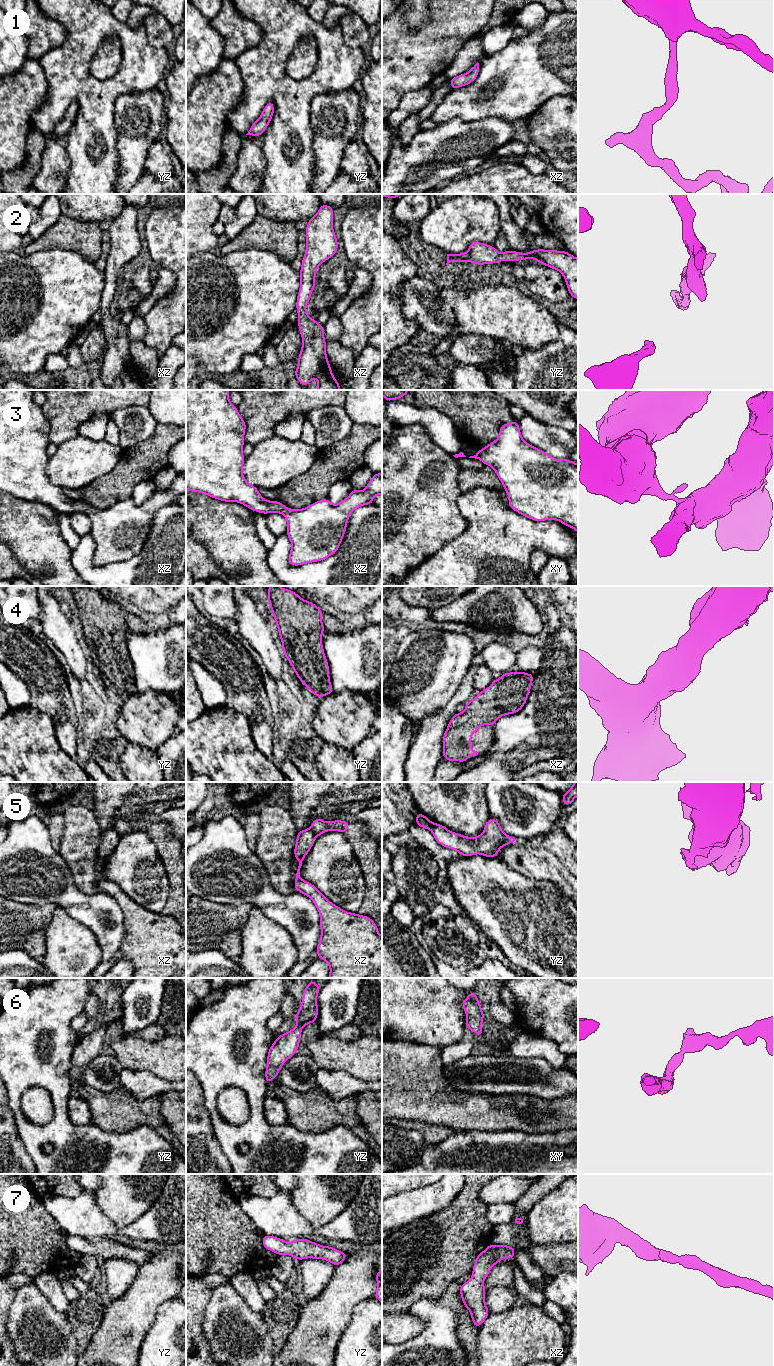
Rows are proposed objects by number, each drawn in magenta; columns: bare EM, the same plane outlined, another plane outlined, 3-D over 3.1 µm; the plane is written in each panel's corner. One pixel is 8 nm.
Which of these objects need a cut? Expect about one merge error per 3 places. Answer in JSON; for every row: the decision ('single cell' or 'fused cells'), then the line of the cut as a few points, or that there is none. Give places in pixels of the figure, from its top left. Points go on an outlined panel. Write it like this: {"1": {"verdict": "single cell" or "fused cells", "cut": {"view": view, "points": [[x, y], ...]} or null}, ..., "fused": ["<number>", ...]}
{"1": {"verdict": "single cell", "cut": null}, "2": {"verdict": "single cell", "cut": null}, "3": {"verdict": "single cell", "cut": null}, "4": {"verdict": "single cell", "cut": null}, "5": {"verdict": "fused cells", "cut": {"view": "xz", "points": [[309, 829], [317, 835]]}}, "6": {"verdict": "single cell", "cut": null}, "7": {"verdict": "single cell", "cut": null}, "fused": ["5"]}

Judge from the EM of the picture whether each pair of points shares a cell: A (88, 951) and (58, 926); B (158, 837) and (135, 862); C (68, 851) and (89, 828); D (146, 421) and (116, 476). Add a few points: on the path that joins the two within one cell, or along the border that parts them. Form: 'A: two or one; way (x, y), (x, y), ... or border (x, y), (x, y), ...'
A: one; way (81, 949), (65, 933)
B: two; border (149, 835), (163, 864)
C: one; way (74, 845), (83, 834)
D: two; border (152, 433), (148, 438), (123, 450)

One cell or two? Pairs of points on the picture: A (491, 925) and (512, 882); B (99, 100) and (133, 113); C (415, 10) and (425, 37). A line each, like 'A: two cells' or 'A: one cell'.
A: one cell
B: two cells
C: two cells

